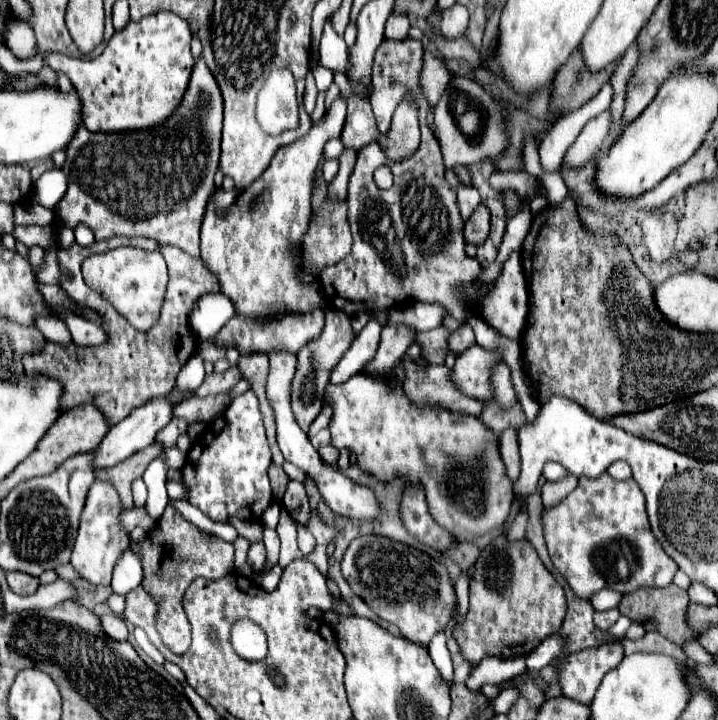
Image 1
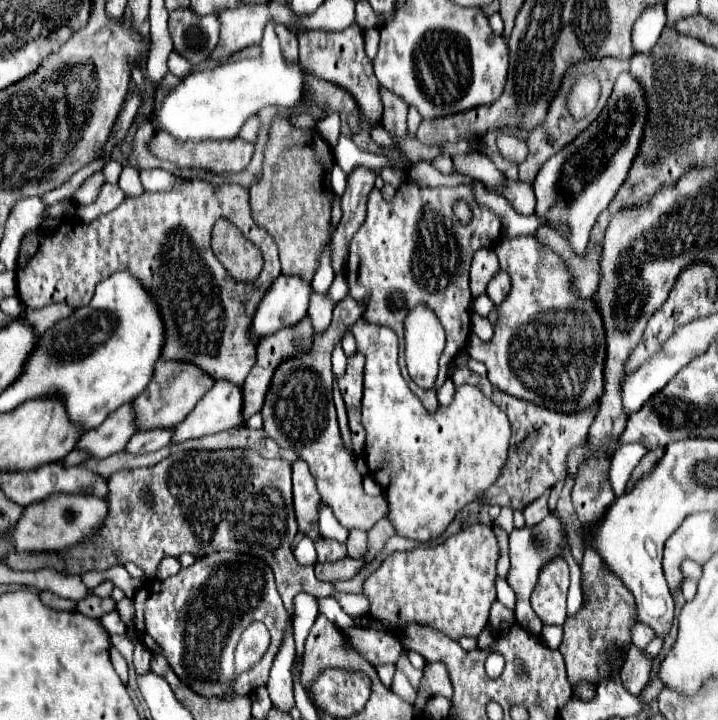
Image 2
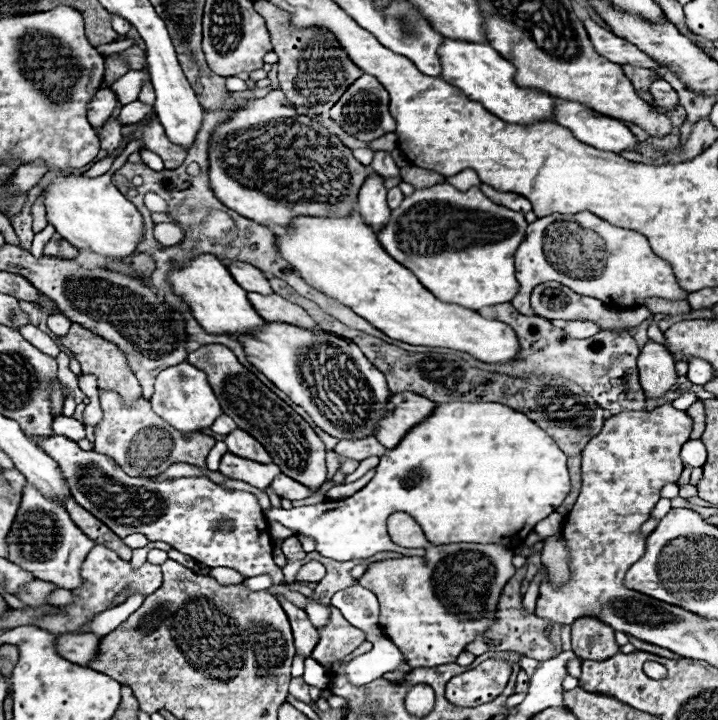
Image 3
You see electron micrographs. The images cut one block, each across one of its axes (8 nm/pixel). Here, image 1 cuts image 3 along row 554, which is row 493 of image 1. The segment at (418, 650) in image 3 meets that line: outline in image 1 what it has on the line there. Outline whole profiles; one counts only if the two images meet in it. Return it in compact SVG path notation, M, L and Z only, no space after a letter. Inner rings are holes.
M356 374L344 384L330 384L326 388L326 400L334 406L330 422L330 434L334 448L348 448L356 454L358 466L364 474L378 478L380 482L392 482L400 478L404 484L422 484L426 492L426 504L434 520L458 542L472 542L478 536L502 526L510 514L514 500L512 480L506 474L506 466L500 458L500 440L478 418L444 410L440 406L414 404L402 386L388 386L386 376Z

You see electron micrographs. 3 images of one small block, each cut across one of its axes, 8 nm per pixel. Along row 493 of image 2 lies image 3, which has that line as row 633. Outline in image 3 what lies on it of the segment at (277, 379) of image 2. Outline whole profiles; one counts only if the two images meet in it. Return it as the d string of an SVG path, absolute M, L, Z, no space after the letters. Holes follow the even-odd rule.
M330 608L330 620L326 626L318 628L318 634L320 642L316 644L312 658L328 672L336 672L342 664L342 658L366 640L366 634L348 624L338 608Z

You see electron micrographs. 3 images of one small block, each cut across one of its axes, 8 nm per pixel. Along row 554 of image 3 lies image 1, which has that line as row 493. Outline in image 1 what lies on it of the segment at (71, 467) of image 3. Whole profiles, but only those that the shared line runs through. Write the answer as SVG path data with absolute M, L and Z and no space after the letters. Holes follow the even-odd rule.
M248 390L220 418L206 426L200 442L188 452L188 462L182 468L182 484L188 492L188 502L216 522L228 522L230 516L256 520L272 502L272 488L266 474L268 466L270 448L262 414L254 392Z

